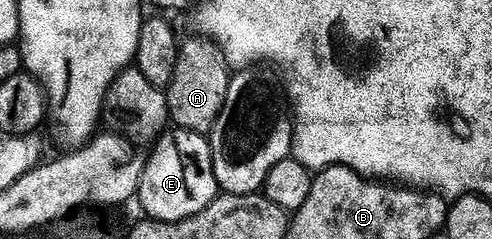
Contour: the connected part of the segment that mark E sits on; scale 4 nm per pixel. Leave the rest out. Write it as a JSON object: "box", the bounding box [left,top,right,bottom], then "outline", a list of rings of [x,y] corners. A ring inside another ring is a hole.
{"box":[138,129,218,222],"outline":[[[168,129],[163,131],[165,134],[148,154],[148,163],[140,181],[138,203],[148,213],[145,215],[149,219],[181,222],[206,209],[218,196],[218,187],[209,139],[198,131]]]}

